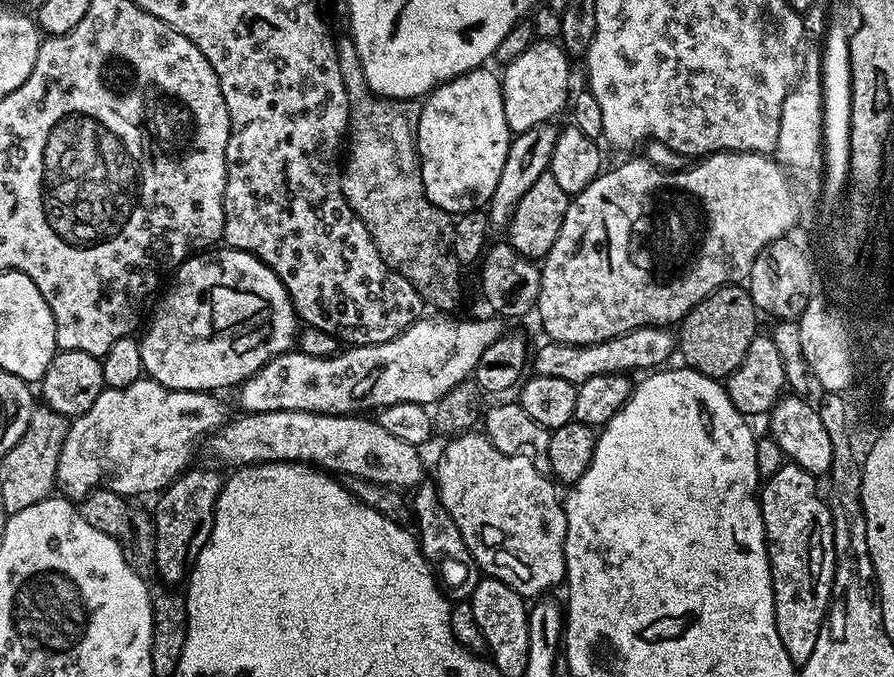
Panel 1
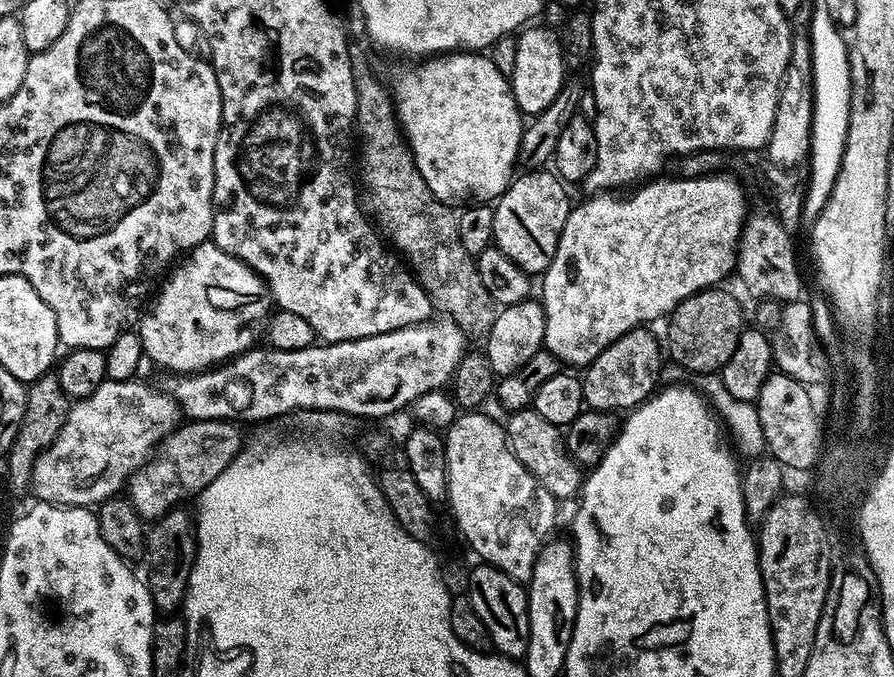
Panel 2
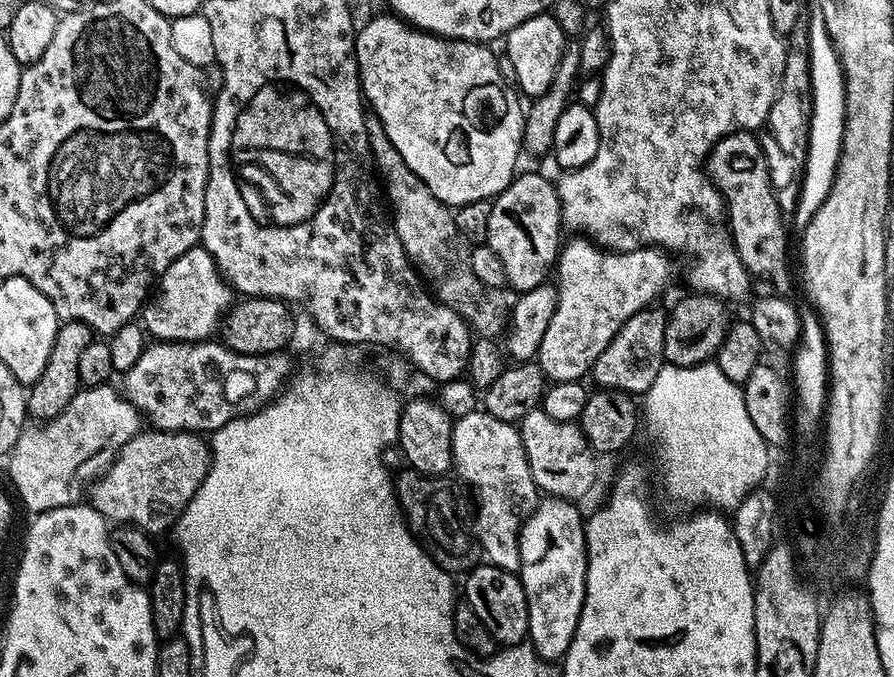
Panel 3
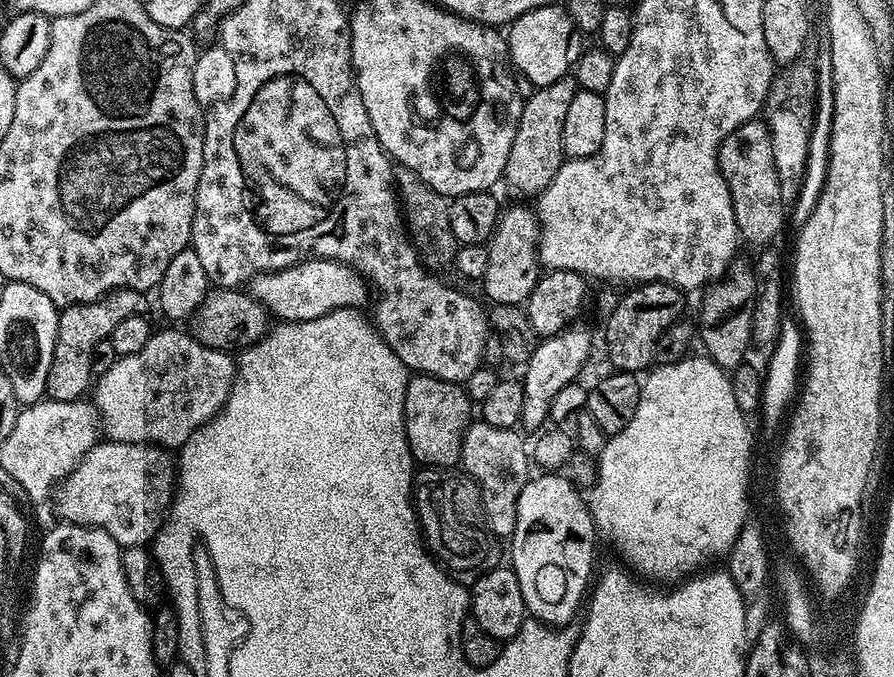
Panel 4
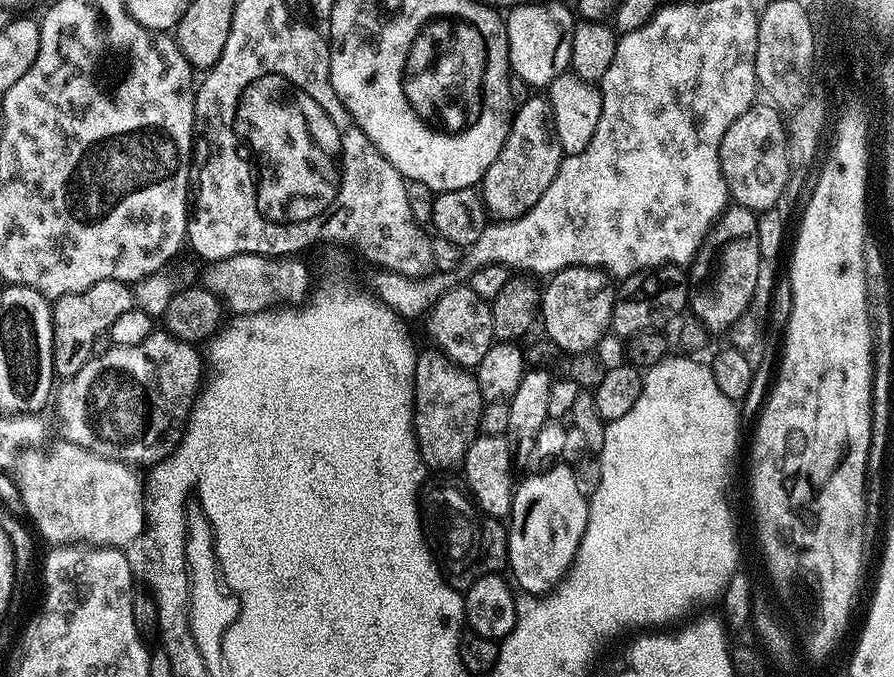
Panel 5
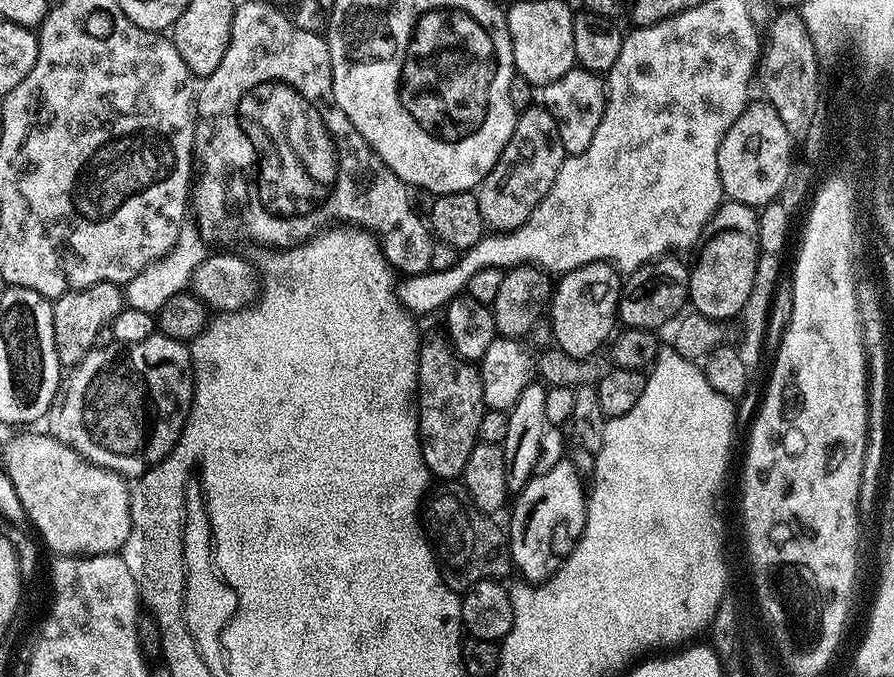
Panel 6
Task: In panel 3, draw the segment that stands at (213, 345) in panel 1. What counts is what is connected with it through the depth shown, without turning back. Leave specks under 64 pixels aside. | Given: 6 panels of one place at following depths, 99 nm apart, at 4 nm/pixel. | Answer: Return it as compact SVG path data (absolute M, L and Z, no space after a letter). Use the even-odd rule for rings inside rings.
M197 246L174 258L174 262L170 262L168 269L160 275L154 295L142 309L142 327L156 342L198 344L201 340L215 337L215 332L217 335L233 303L232 285L224 279L206 249Z

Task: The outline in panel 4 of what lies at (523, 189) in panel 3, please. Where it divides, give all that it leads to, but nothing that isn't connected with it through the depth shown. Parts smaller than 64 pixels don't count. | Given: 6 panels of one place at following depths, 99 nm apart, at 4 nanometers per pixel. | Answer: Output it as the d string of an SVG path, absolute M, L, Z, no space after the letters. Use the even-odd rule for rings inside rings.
M516 202L513 208L499 213L496 230L491 240L487 241L488 261L482 287L492 299L493 305L523 305L540 281L542 265L538 251L538 217L531 207L523 208L523 203Z

